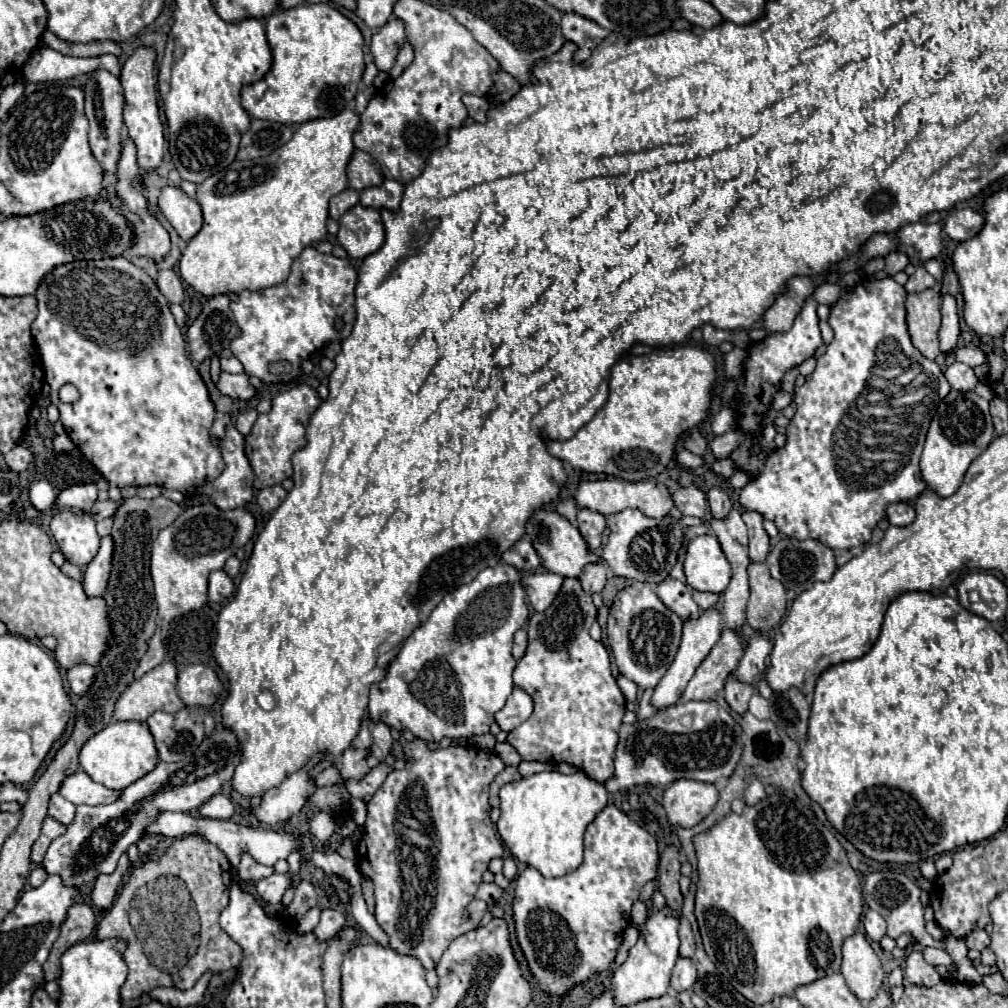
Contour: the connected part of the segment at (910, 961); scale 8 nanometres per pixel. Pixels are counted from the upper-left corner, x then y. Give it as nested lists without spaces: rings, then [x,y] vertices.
[[[910,953],[906,957],[904,973],[906,973],[908,981],[914,983],[914,985],[932,987],[932,985],[936,985],[943,980],[941,975],[936,973],[936,969],[924,961],[924,955],[922,953]]]

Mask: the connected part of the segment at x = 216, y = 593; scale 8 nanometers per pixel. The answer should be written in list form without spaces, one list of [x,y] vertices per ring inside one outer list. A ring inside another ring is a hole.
[[[212,571],[208,577],[208,597],[214,603],[224,603],[234,593],[234,583],[224,571]]]

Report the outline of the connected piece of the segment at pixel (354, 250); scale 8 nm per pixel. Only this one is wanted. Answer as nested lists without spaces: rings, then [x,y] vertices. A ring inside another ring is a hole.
[[[354,205],[350,211],[346,211],[346,215],[338,219],[338,225],[338,241],[352,259],[364,259],[366,255],[378,251],[378,247],[384,243],[380,211],[372,207]]]

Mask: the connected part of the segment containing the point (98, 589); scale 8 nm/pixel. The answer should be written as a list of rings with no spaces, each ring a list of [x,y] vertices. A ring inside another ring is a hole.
[[[108,537],[100,541],[100,549],[96,557],[86,565],[84,569],[84,579],[82,579],[82,589],[88,597],[102,597],[108,577],[110,577],[110,559],[112,559],[112,549],[114,543]]]

